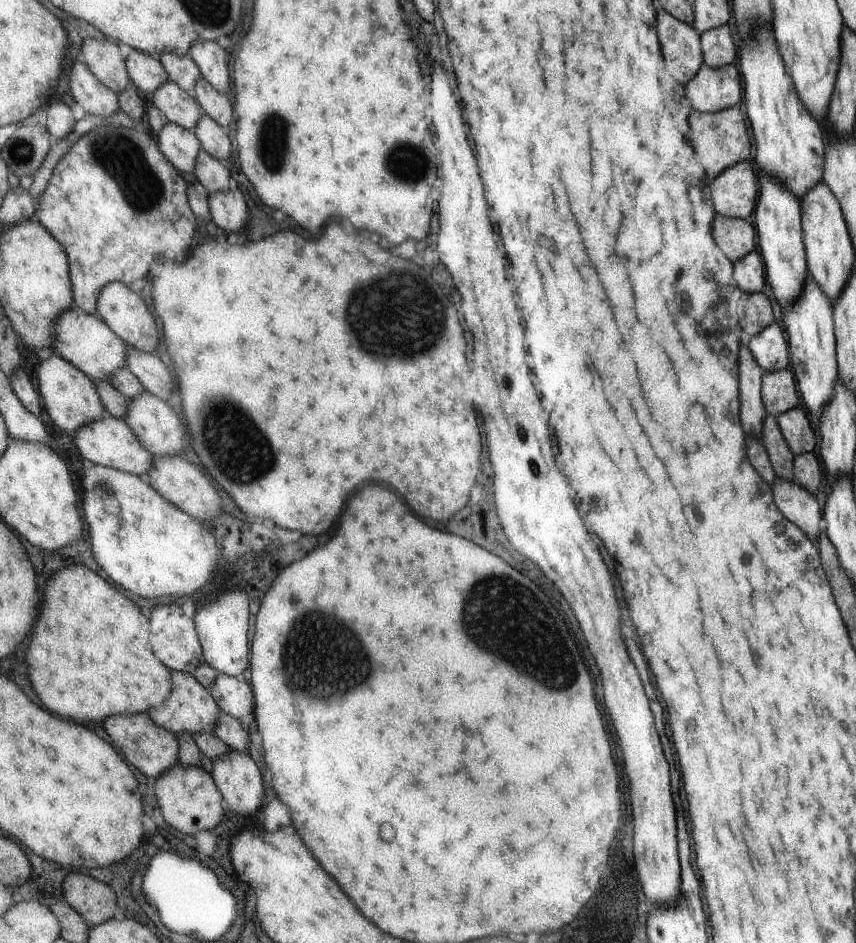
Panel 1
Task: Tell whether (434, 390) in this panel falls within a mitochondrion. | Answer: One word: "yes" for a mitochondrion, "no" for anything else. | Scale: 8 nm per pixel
no

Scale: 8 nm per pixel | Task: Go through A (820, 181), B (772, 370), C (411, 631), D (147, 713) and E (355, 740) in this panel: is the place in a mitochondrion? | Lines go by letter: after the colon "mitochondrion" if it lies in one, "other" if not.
A: other
B: other
C: other
D: other
E: other

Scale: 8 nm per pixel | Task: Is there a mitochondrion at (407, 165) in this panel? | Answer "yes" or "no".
yes

